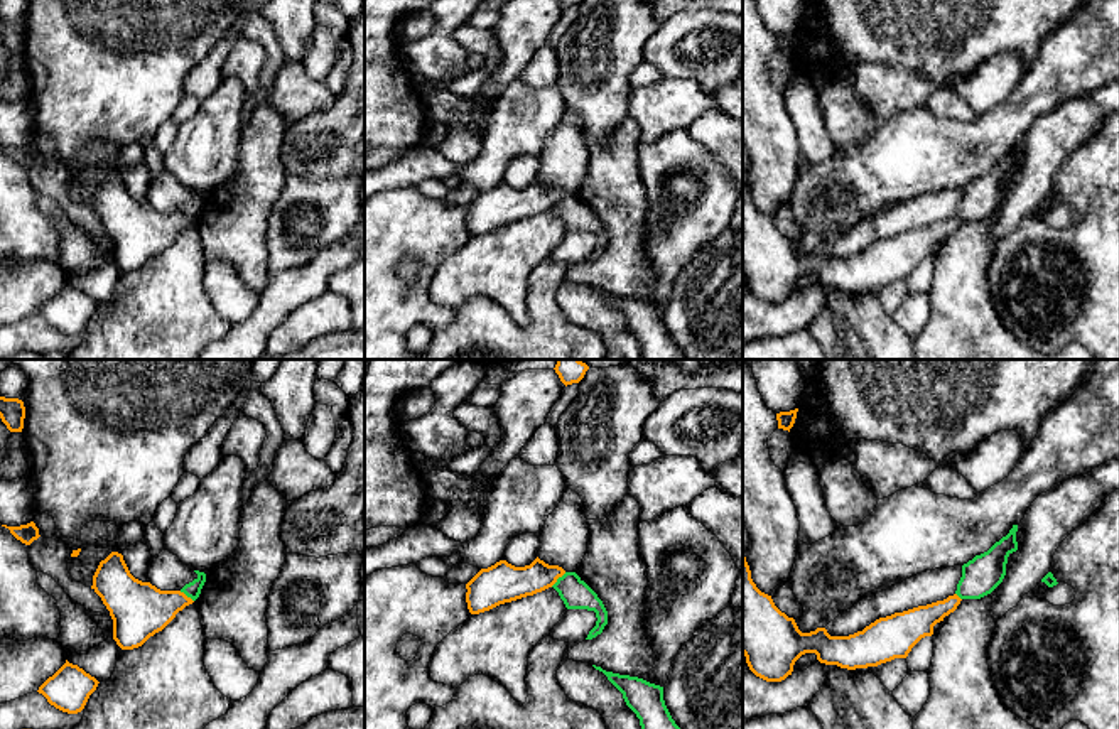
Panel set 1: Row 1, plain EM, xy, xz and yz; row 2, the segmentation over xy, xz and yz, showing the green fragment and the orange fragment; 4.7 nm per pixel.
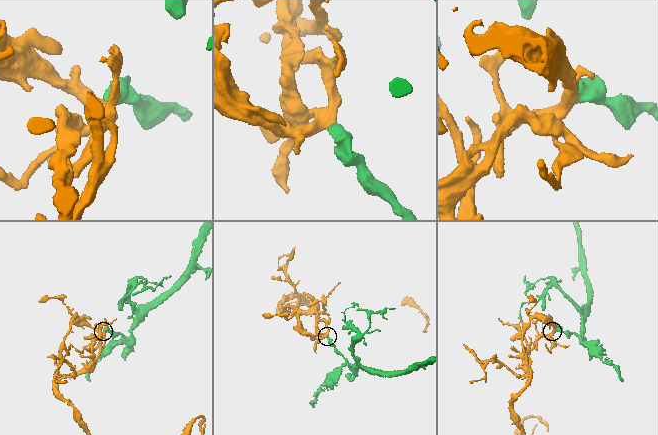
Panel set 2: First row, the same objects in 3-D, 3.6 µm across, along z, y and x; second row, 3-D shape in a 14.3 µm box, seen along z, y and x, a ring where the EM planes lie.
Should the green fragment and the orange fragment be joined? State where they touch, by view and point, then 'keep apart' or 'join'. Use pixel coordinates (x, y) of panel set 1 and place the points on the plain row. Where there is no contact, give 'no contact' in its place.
meets green in xz at (557, 201); keep apart

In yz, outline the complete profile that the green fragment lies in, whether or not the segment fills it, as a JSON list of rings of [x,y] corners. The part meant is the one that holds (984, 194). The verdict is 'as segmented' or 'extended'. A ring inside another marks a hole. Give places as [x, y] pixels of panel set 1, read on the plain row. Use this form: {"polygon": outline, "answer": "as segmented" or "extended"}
{"polygon": [[[1013,147],[1009,155],[987,174],[962,187],[962,199],[955,213],[960,221],[981,221],[1003,204],[1008,179],[1018,172],[1016,154],[1018,147]]], "answer": "as segmented"}

